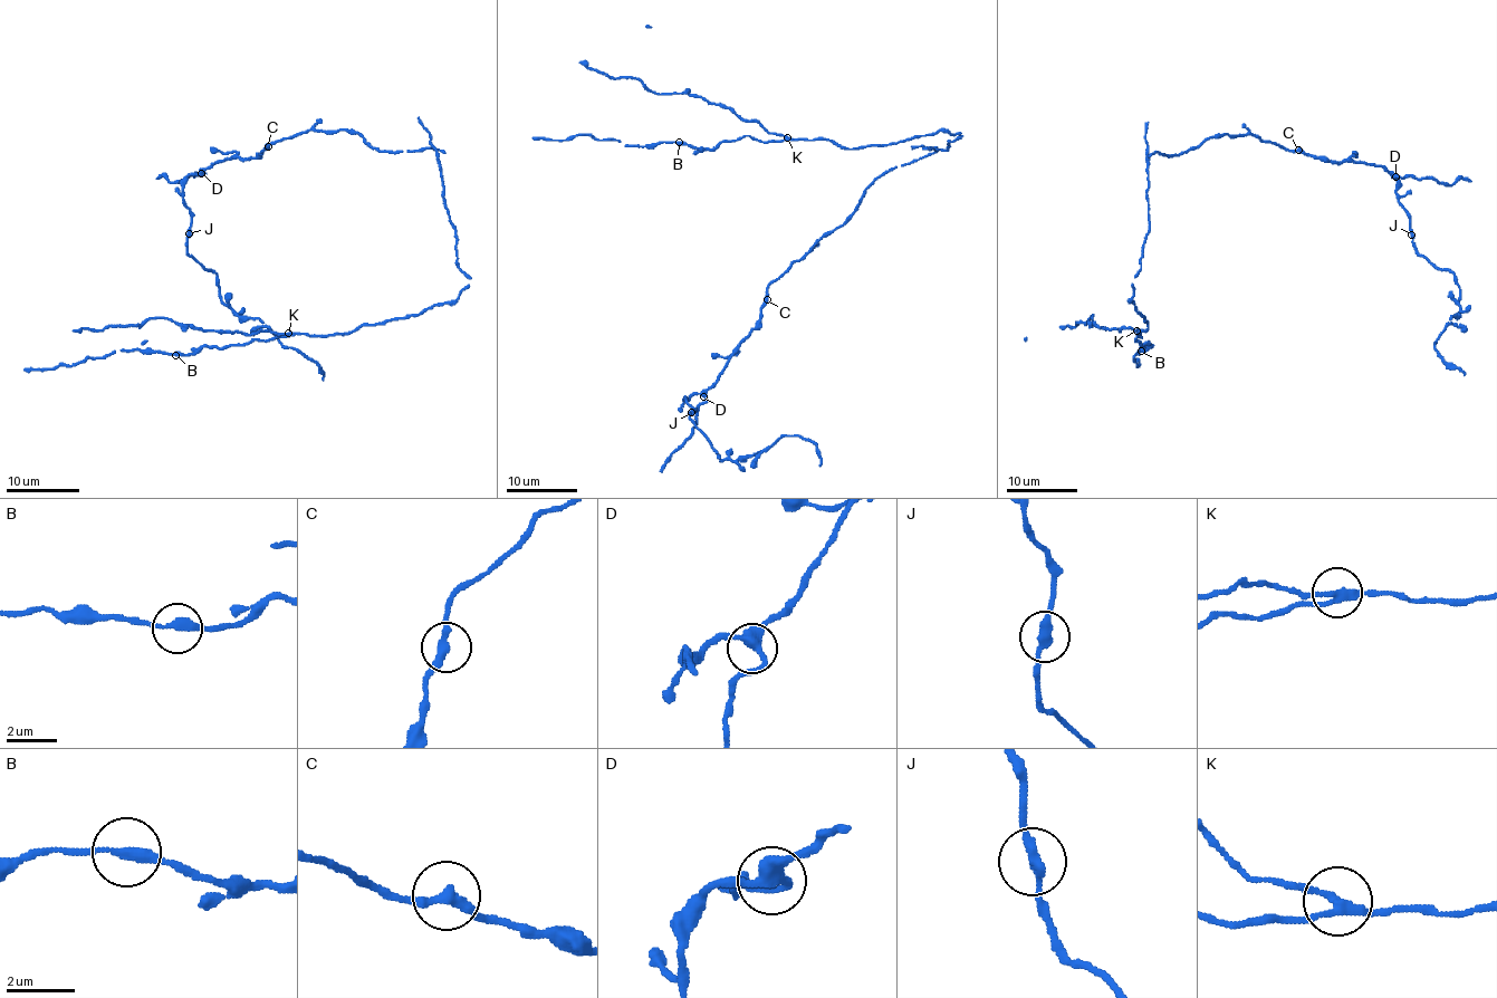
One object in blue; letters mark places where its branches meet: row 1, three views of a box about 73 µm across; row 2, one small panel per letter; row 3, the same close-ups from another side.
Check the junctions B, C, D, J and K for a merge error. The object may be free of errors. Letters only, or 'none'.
K

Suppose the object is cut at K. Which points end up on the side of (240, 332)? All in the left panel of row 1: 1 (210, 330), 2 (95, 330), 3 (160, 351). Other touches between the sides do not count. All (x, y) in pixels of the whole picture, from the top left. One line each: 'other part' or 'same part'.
1: same part
2: same part
3: other part

